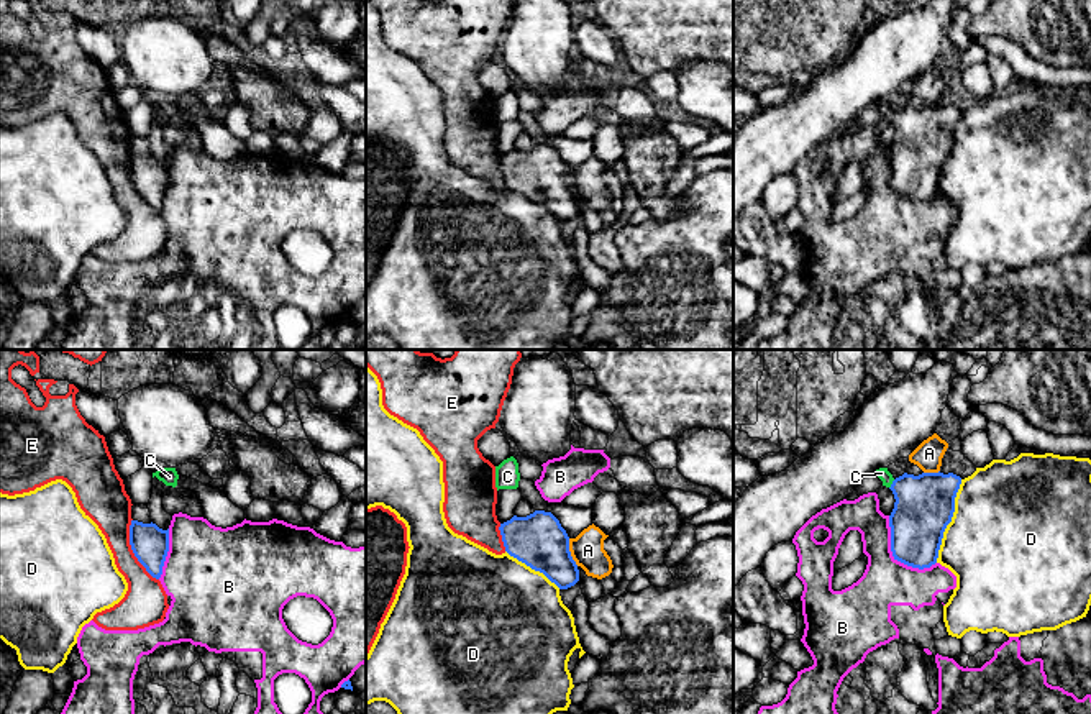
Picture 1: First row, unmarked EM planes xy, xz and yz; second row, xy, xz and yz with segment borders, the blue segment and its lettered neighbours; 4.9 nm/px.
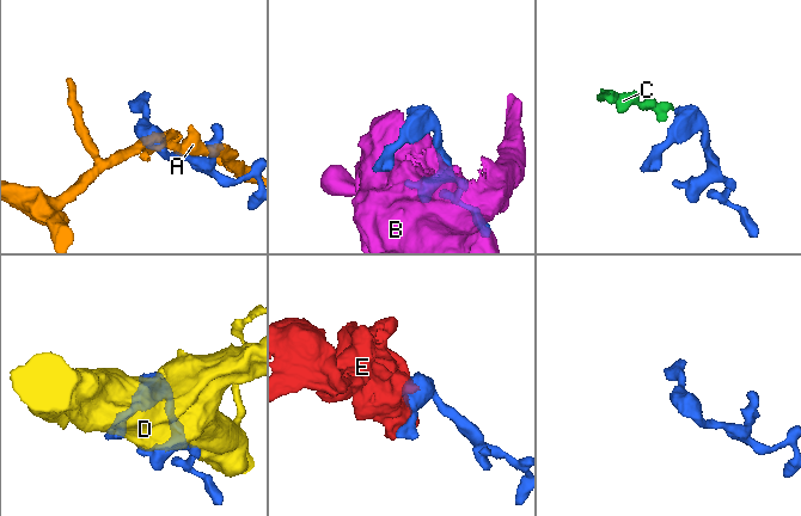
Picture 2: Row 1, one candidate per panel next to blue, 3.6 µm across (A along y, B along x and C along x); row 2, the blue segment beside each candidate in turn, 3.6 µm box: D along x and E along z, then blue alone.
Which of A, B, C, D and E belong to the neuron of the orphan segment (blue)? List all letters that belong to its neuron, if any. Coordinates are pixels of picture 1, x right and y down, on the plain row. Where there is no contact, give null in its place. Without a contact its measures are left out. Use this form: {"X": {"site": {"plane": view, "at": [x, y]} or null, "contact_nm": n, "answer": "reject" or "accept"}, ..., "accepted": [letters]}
{"A": {"site": {"plane": "xz", "at": [570, 184]}, "contact_nm": 140, "answer": "reject"}, "B": {"site": {"plane": "yz", "at": [894, 189]}, "contact_nm": 340, "answer": "reject"}, "C": {"site": {"plane": "yz", "at": [891, 117]}, "contact_nm": 50, "answer": "accept"}, "D": {"site": {"plane": "yz", "at": [950, 153]}, "contact_nm": 420, "answer": "reject"}, "E": {"site": {"plane": "xy", "at": [132, 181]}, "contact_nm": 340, "answer": "reject"}, "accepted": ["C"]}

